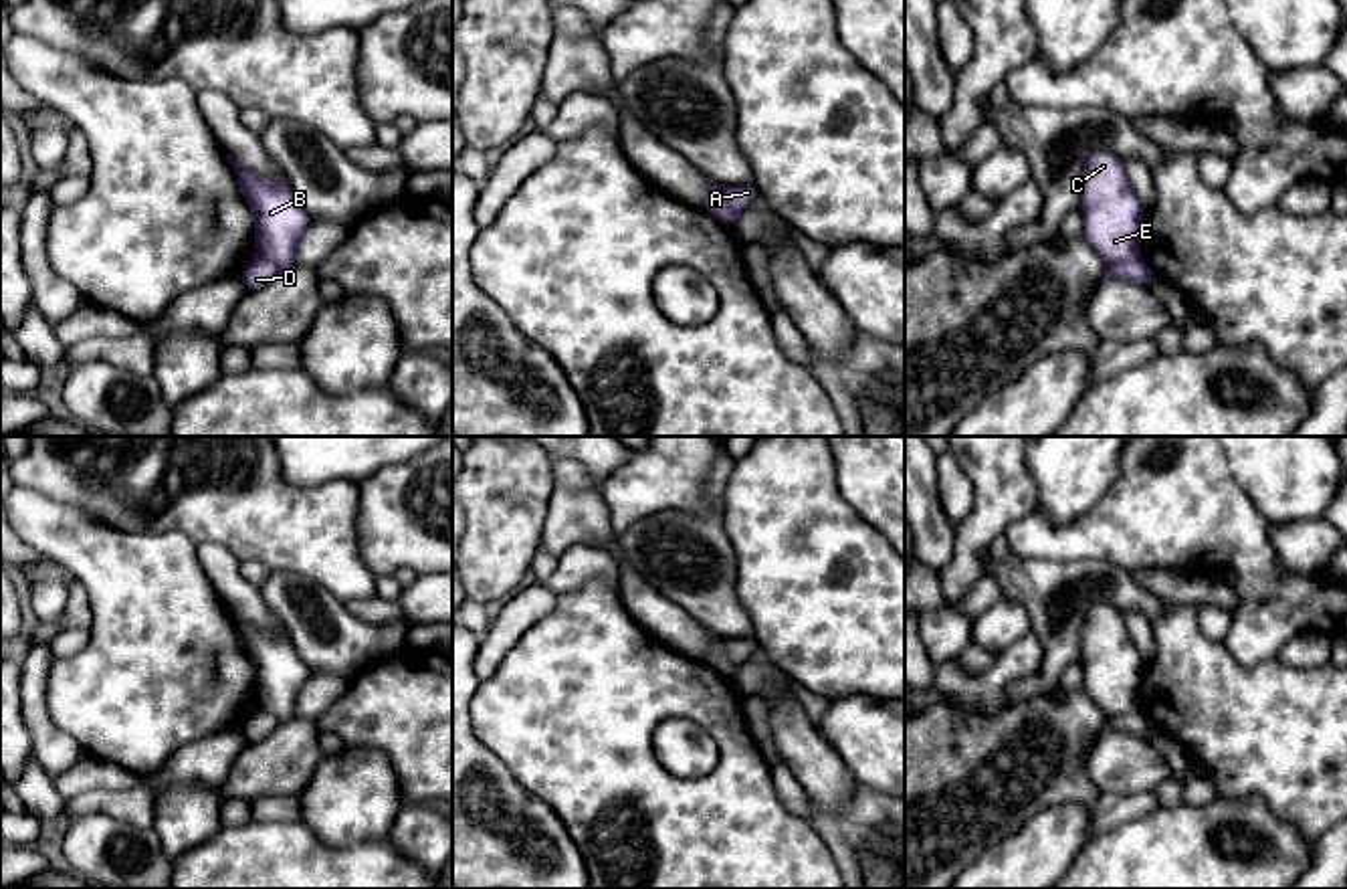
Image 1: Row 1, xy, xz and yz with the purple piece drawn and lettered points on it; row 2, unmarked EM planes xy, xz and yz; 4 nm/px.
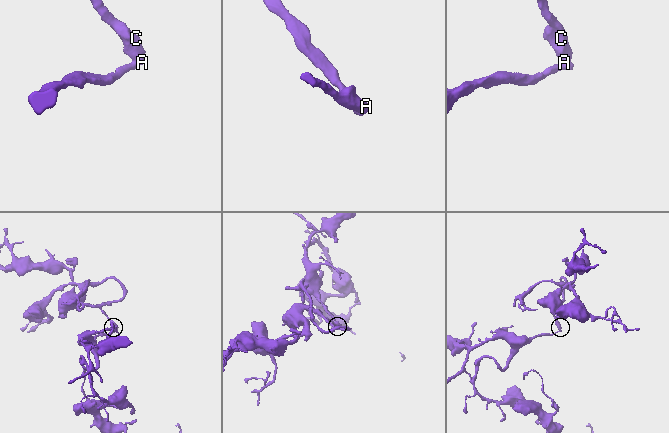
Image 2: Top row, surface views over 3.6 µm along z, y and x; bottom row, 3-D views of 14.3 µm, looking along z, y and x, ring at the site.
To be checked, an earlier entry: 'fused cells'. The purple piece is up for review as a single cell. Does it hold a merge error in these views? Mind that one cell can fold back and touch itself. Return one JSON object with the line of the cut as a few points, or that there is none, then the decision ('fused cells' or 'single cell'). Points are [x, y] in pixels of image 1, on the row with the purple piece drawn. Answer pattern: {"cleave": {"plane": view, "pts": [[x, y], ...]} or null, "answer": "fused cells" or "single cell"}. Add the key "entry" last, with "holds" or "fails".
{"cleave": null, "answer": "single cell", "entry": "fails"}

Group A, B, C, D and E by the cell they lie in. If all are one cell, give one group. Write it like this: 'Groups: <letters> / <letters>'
Groups: A B C D E

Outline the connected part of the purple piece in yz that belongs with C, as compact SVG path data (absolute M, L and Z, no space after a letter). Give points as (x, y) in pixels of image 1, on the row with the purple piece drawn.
M1093 152L1082 168L1082 238L1107 263L1103 279L1149 285L1151 269L1139 257L1145 208L1129 184L1125 162L1115 154Z

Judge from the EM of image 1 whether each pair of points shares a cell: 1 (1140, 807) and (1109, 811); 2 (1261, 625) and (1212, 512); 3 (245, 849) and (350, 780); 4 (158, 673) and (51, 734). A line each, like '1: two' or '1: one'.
1: one
2: one
3: two
4: two

